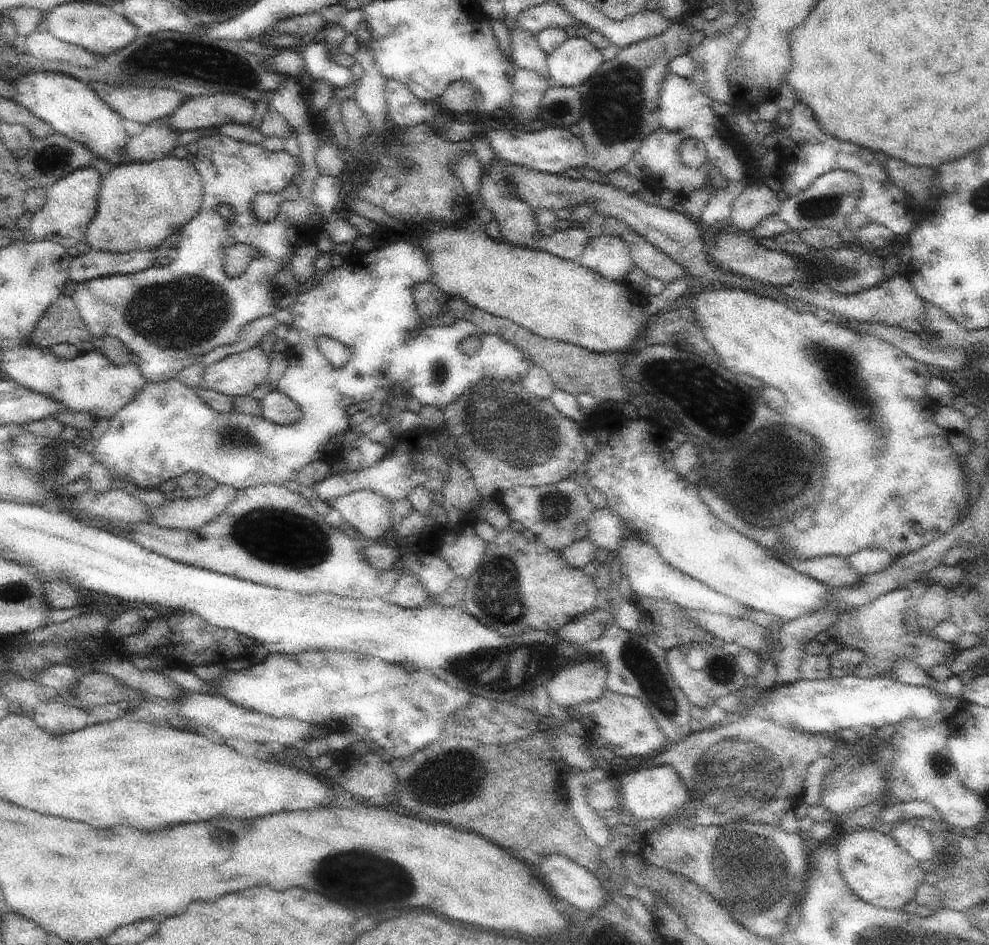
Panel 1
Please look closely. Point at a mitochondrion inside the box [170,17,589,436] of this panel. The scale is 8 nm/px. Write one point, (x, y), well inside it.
(231, 73)

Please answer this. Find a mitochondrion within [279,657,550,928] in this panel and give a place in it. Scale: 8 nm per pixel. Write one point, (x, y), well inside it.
(449, 776)

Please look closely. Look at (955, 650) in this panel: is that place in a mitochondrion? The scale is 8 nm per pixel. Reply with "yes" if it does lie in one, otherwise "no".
no

